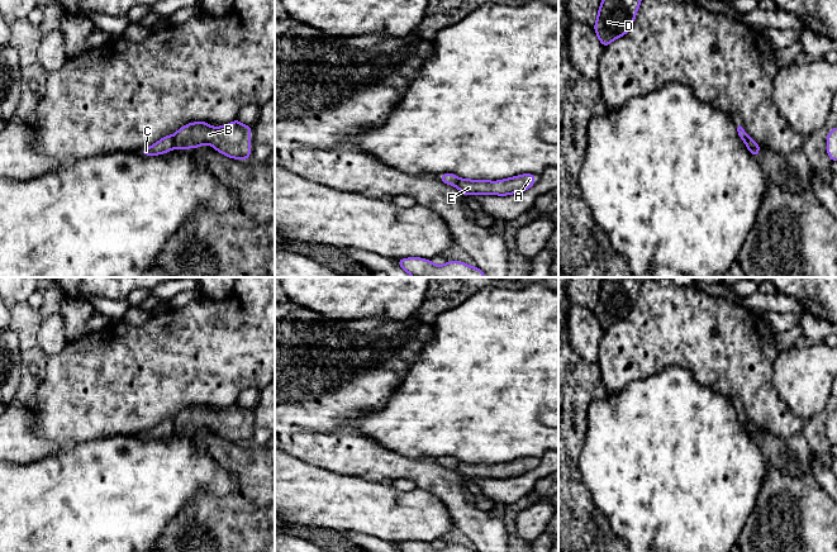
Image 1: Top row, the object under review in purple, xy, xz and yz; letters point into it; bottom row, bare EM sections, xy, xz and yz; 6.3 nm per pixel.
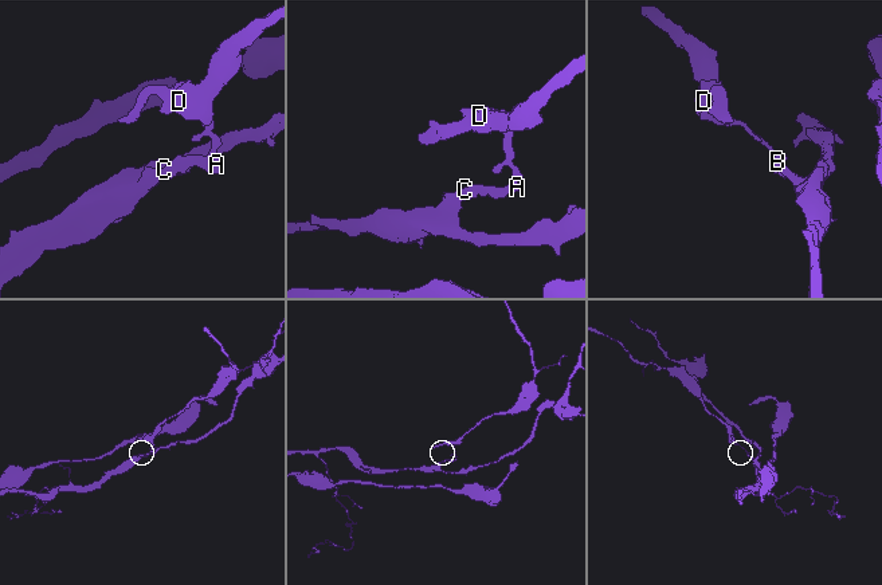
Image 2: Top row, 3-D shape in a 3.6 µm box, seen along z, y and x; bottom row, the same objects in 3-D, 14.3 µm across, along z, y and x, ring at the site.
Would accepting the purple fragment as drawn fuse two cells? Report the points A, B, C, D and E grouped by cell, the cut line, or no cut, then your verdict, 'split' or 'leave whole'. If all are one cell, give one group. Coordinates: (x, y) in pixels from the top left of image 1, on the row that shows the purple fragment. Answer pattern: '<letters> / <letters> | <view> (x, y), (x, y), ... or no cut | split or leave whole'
A B D E / C | xy (175, 136), (172, 147) | split

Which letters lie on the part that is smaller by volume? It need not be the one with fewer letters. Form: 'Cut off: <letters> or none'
Cut off: A, B, D, E

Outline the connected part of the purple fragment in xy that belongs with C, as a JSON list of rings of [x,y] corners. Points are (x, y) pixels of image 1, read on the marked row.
[[[165,135],[162,139],[160,139],[151,147],[139,149],[139,153],[142,156],[157,156],[167,153],[173,149],[173,137],[175,135]]]

